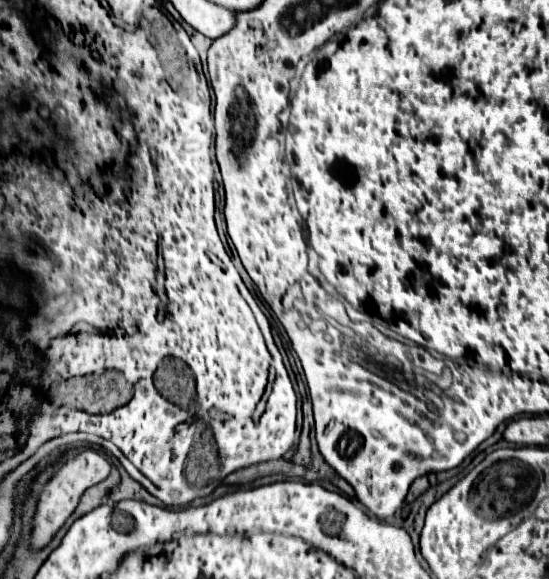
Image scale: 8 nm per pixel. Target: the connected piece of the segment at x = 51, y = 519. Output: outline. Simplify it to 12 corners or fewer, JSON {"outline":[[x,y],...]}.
{"outline":[[82,451],[40,495],[32,547],[48,545],[88,487],[112,471]]}

